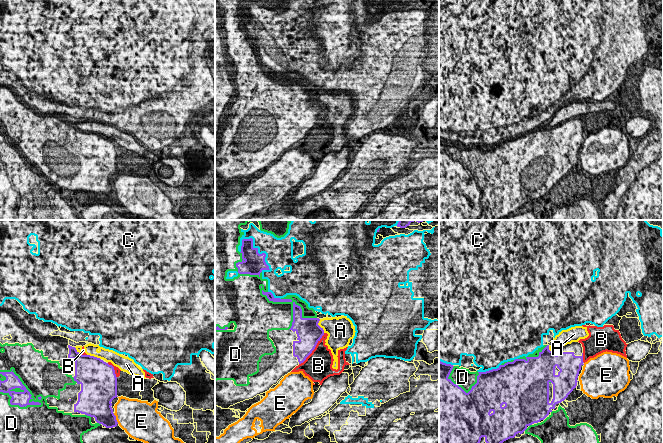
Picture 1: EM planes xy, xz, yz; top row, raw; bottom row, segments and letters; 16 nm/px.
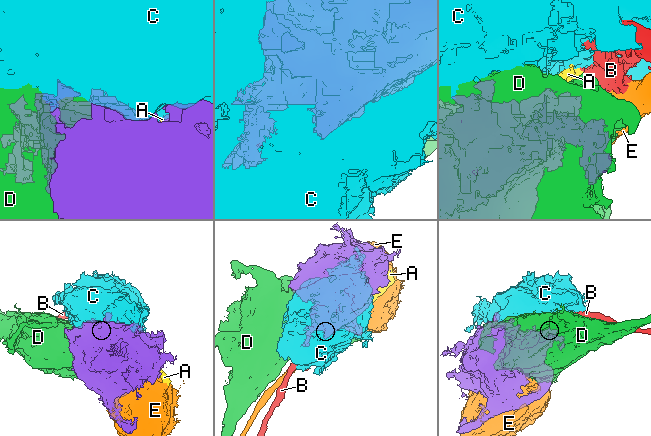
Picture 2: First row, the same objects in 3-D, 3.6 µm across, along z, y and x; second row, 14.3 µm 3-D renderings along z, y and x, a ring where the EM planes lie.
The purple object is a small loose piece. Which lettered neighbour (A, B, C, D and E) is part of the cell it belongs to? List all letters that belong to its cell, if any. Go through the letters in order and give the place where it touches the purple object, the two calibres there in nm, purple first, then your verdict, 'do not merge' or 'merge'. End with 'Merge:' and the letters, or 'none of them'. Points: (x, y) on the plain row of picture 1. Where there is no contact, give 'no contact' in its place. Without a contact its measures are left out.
A: xz (319, 102) | 400/320 nm | do not merge
B: xz (314, 124) | 360/400 nm | do not merge
C: xz (257, 28) | 340/340 nm | do not merge
D: xy (22, 160) | 240/480 nm | do not merge
E: xy (115, 194) | 320/480 nm | do not merge
Merge: none of them

